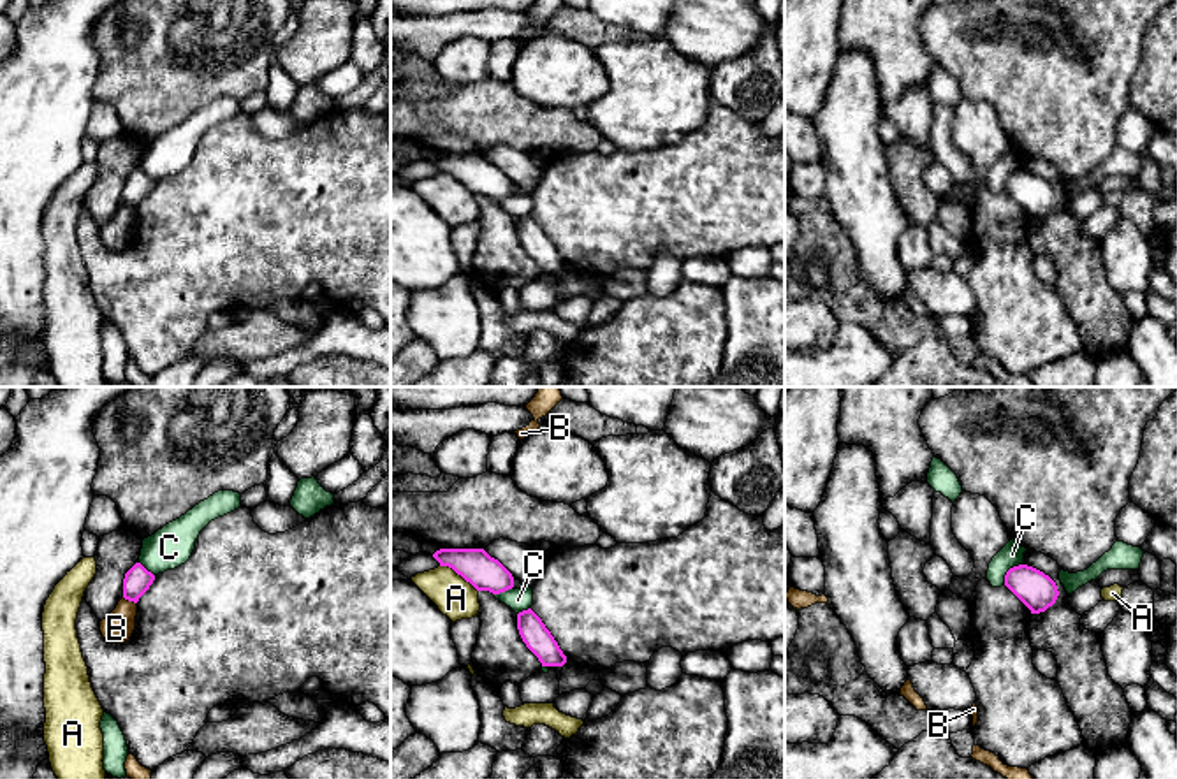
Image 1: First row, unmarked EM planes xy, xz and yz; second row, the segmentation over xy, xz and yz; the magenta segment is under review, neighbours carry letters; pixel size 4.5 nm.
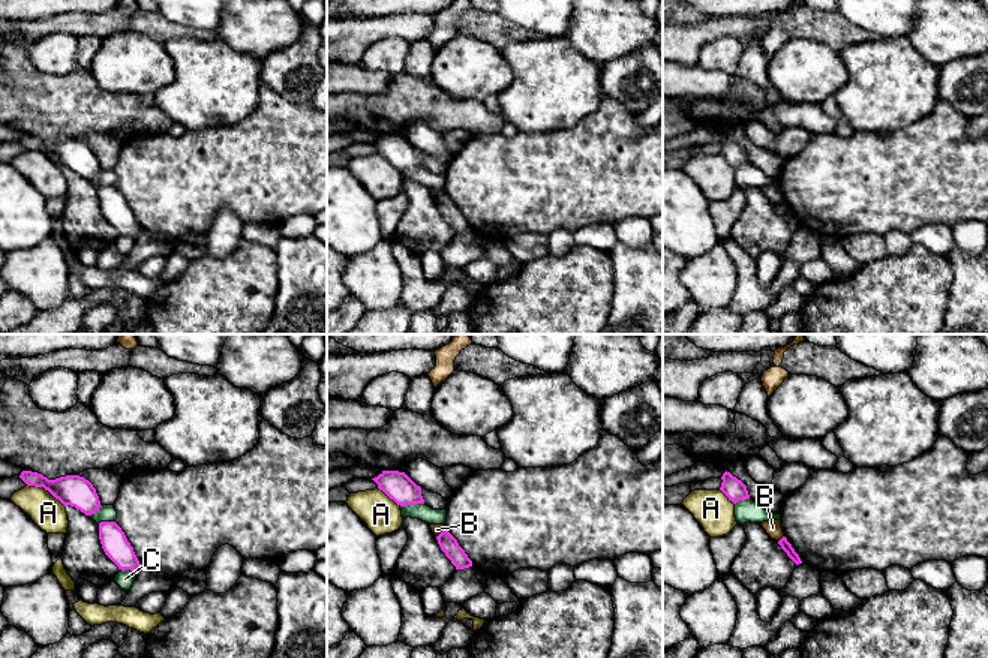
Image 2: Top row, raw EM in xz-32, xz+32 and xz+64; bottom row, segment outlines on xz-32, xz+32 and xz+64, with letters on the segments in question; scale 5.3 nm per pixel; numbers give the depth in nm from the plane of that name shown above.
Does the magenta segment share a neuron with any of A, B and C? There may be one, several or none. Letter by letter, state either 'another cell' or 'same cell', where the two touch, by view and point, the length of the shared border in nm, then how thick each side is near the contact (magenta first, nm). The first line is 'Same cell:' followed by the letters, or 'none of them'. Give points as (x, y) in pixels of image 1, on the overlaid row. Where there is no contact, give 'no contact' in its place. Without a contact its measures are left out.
Same cell: A
A: same cell; contact xz (460, 574); length 220 nm; calibres 160 and 190 nm
B: another cell; contact xy (129, 600); length 80 nm; calibres 120 and 140 nm
C: another cell; contact yz (1008, 570); length 130 nm; calibres 170 and 110 nm

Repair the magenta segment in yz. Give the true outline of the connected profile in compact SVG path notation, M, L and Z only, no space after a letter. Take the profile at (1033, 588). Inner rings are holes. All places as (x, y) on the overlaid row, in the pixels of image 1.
M1019 564L1006 572L1005 586L1031 610L1045 612L1059 596L1056 582L1043 572Z

